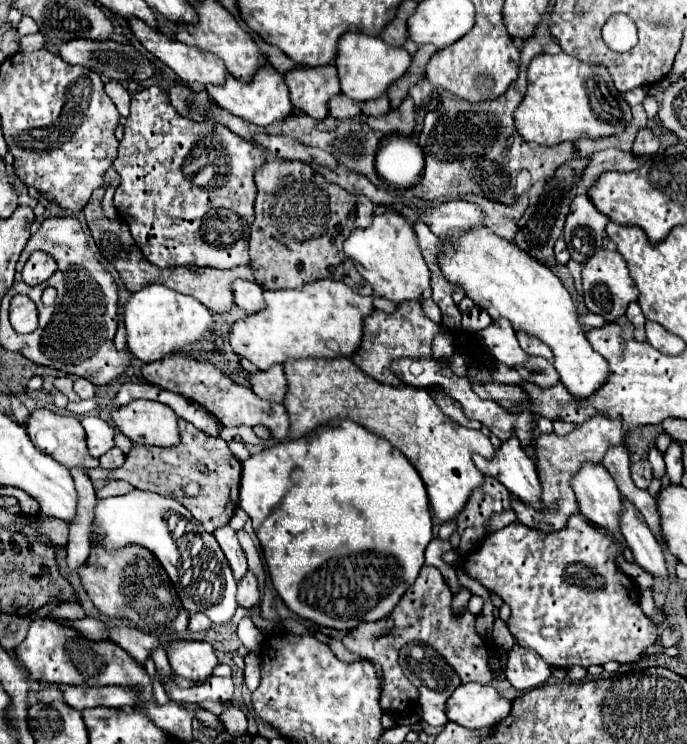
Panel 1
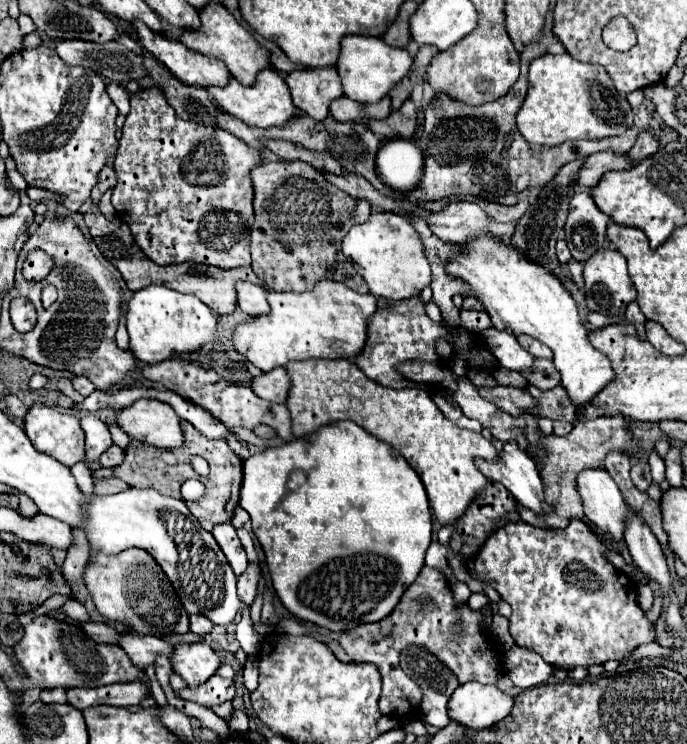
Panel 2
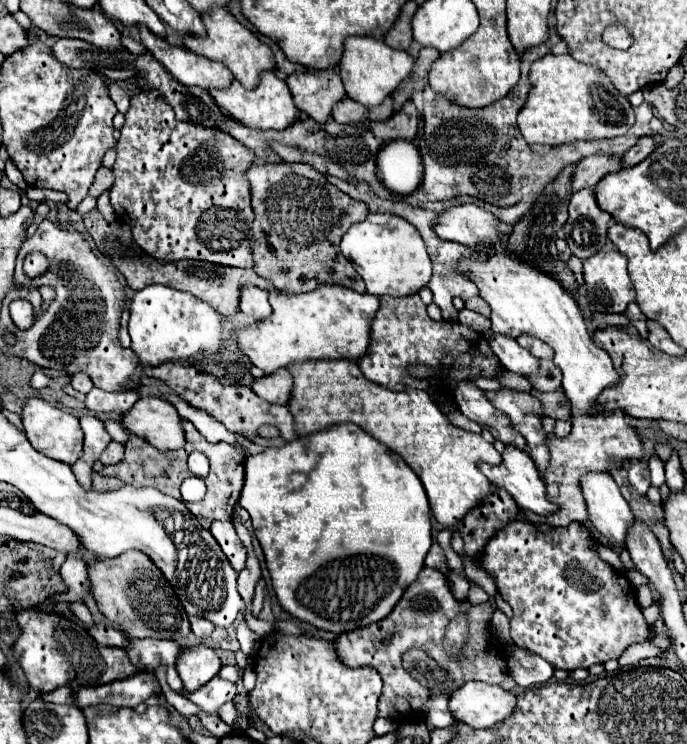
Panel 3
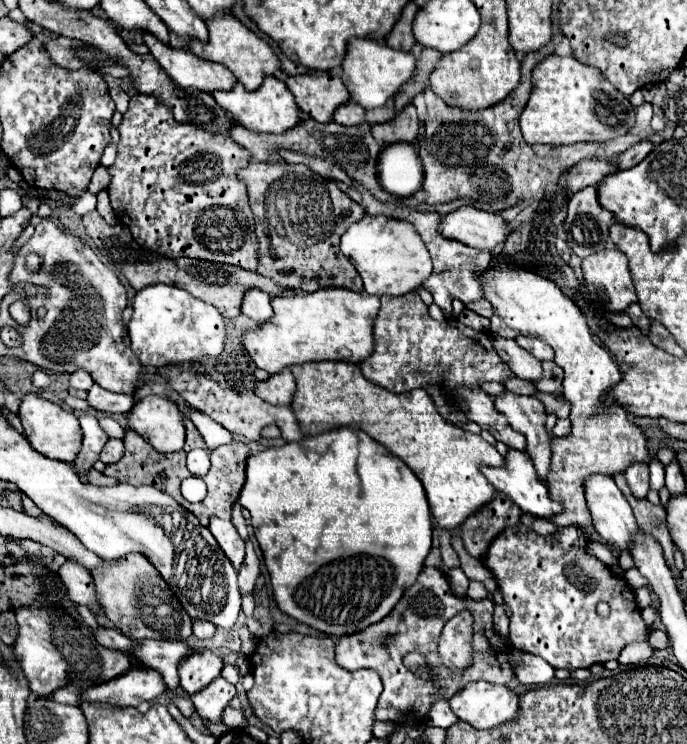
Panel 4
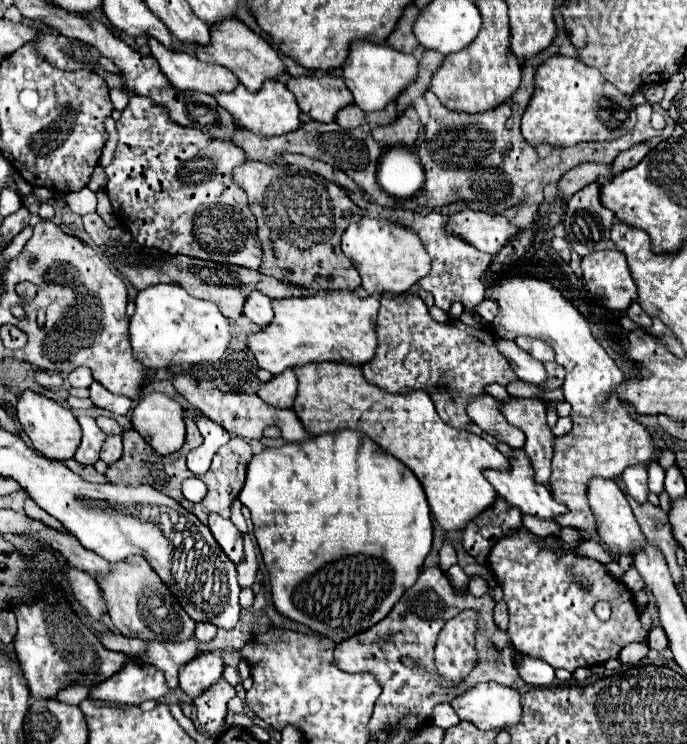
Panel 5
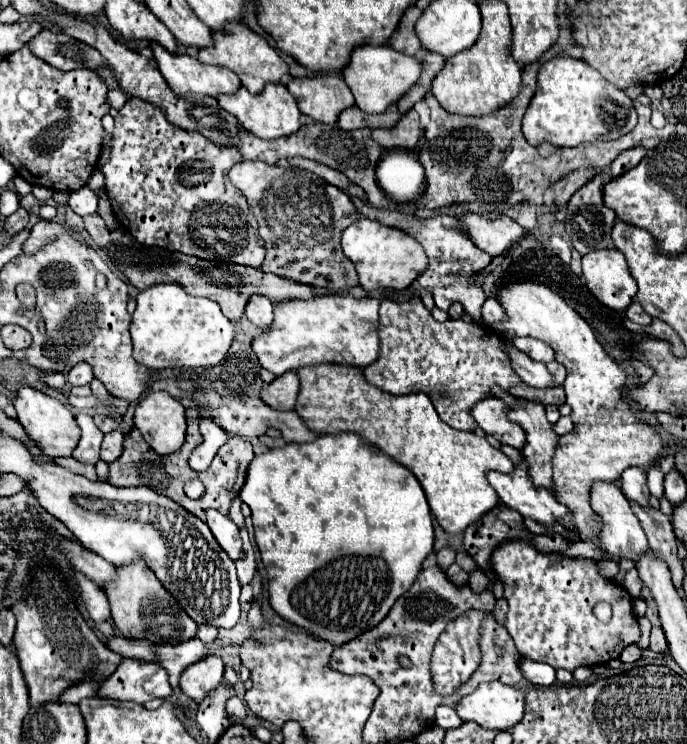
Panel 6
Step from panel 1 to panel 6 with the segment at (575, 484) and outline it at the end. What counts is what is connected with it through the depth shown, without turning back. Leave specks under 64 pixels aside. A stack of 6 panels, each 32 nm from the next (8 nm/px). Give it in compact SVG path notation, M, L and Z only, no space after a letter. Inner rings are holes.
M596 480L590 488L590 504L592 504L592 510L600 516L600 522L602 522L600 544L610 558L632 558L632 560L636 560L638 556L642 556L648 550L648 540L644 536L644 530L640 528L640 522L636 520L630 504L628 504L628 500L622 494L618 484Z

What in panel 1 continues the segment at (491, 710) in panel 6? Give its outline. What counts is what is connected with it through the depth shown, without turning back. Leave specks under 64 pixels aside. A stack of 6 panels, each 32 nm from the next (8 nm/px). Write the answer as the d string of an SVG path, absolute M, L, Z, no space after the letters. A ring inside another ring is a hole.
M460 684L446 702L446 716L450 722L456 722L464 728L482 728L482 726L494 726L500 720L504 720L510 708L512 702L500 698L498 692L488 684Z

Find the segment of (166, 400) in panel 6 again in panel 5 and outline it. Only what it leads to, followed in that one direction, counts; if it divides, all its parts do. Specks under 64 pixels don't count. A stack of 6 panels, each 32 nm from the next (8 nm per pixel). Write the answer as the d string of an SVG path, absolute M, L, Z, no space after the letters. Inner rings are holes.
M154 392L140 398L130 422L158 454L172 454L184 444L184 410L166 394Z

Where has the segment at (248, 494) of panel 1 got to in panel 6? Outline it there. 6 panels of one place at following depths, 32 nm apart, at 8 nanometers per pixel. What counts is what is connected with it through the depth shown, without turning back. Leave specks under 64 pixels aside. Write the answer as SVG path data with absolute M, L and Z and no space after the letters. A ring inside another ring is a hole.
M340 432L340 434L322 434L314 442L304 442L304 444L286 444L282 448L270 448L262 452L260 456L254 456L250 462L248 474L246 474L246 484L240 492L240 500L250 506L252 510L252 522L254 522L254 536L258 550L262 554L264 568L268 572L268 592L270 592L270 604L272 608L286 618L288 622L302 626L310 630L316 638L328 640L334 646L340 646L362 632L374 628L380 624L386 614L390 612L392 604L414 584L424 558L432 552L434 544L434 528L432 528L432 514L424 496L424 490L416 476L390 456L378 452L376 446L368 444L362 436L356 432Z

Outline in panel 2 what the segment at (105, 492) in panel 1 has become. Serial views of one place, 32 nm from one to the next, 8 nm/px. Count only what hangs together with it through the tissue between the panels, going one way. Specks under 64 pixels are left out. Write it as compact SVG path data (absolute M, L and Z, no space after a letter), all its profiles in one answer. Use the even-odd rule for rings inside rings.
M106 478L106 480L96 480L96 490L106 492L106 494L116 494L120 490L126 490L128 484L118 480L118 478Z

